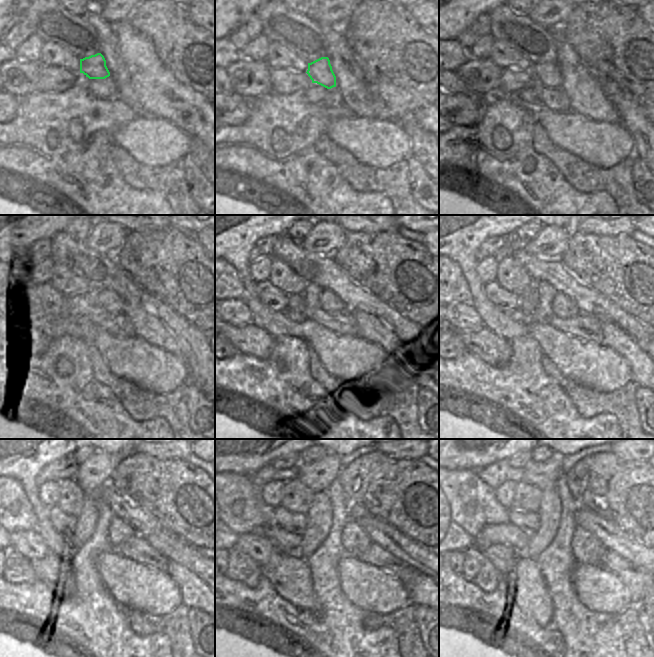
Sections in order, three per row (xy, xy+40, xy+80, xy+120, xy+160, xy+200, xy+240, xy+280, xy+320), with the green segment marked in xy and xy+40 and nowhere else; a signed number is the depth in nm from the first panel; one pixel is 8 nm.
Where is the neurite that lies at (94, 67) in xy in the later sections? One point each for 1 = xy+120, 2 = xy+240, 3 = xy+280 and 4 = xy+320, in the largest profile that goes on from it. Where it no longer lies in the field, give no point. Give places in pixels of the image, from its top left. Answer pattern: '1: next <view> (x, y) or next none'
1: next xy+120 (107, 299)
2: next xy+240 (119, 532)
3: next xy+280 (355, 539)
4: next xy+320 (587, 549)

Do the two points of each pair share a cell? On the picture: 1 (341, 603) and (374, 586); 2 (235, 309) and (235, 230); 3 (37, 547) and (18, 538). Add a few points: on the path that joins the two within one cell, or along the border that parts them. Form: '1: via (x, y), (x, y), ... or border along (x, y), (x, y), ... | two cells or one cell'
1: border along (340, 577), (342, 591), (355, 604), (369, 611) | two cells
2: border along (242, 300), (251, 312), (251, 319), (253, 321) | two cells
3: via (32, 545), (23, 541) | one cell

